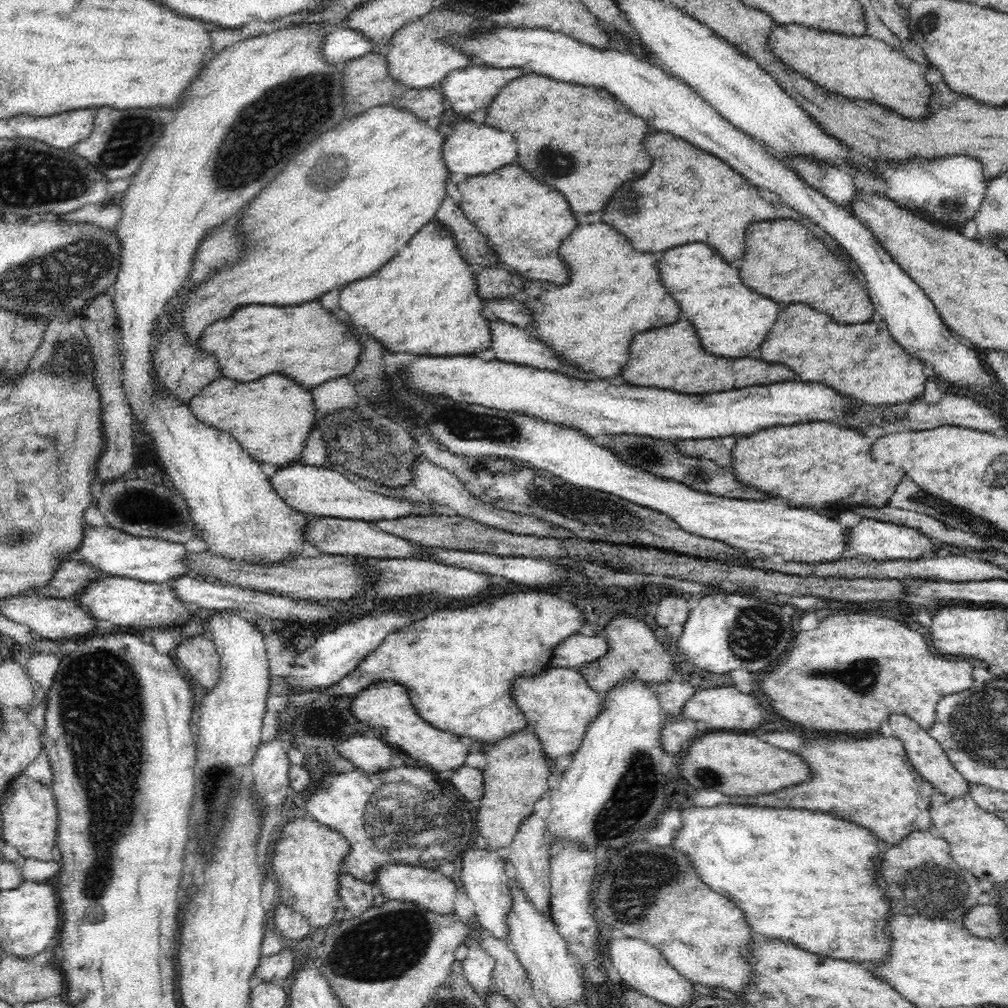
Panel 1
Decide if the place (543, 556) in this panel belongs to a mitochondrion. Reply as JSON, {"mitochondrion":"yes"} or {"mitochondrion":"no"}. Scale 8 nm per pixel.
{"mitochondrion":"no"}

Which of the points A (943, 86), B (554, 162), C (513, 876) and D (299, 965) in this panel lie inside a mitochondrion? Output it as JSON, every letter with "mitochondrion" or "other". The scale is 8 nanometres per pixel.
{"A":"other","B":"mitochondrion","C":"other","D":"other"}

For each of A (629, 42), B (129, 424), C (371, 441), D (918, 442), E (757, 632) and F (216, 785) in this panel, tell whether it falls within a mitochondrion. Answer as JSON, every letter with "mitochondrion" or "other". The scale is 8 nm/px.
{"A":"other","B":"other","C":"mitochondrion","D":"other","E":"mitochondrion","F":"mitochondrion"}

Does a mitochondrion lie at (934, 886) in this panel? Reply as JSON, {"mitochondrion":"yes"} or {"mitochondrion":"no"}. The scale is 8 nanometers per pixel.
{"mitochondrion":"yes"}

